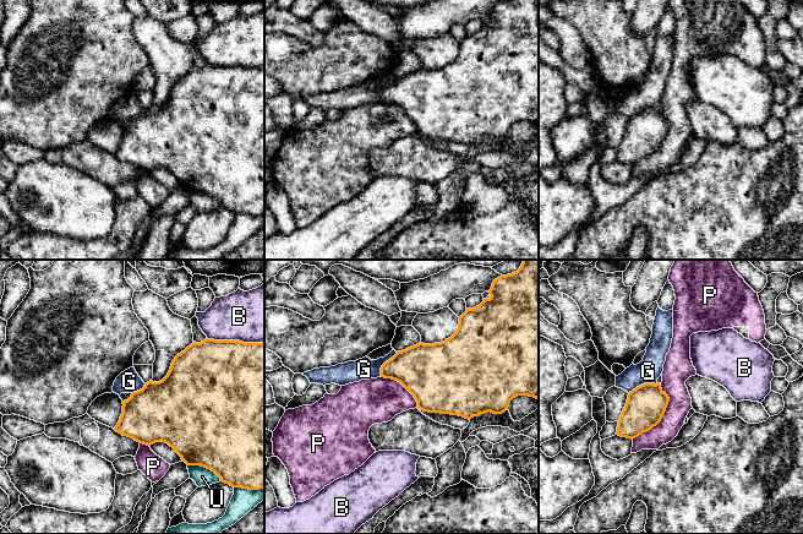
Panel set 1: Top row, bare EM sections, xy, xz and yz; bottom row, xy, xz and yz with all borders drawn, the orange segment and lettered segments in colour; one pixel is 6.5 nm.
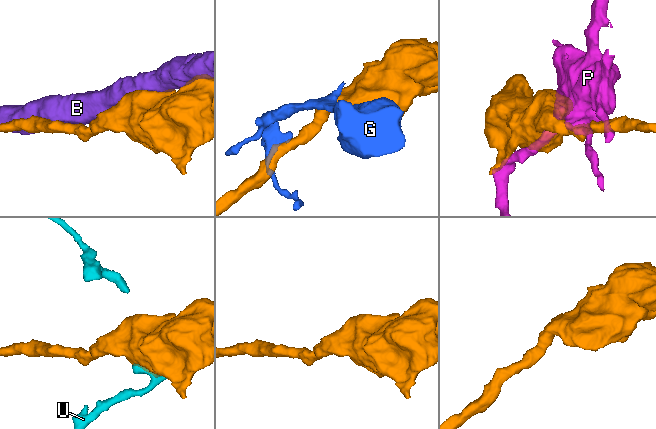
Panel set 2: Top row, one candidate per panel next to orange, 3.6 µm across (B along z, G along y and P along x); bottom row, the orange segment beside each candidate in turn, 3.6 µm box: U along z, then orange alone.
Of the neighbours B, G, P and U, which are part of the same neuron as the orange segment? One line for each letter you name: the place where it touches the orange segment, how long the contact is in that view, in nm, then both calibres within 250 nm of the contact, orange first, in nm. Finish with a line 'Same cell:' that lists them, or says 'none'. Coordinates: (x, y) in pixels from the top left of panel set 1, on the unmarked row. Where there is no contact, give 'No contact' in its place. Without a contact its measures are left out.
Same cell: none

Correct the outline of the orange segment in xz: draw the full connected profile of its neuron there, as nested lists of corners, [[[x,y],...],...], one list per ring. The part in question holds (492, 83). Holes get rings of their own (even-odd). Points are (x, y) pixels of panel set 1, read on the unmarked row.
[[[507,0],[493,6],[488,16],[490,23],[466,37],[459,43],[457,58],[448,65],[435,70],[419,69],[397,80],[386,87],[381,93],[381,103],[392,104],[400,108],[416,125],[417,134],[428,138],[441,138],[459,141],[471,145],[485,138],[502,140],[504,138],[513,124],[518,121],[529,121],[539,125],[539,0]]]

